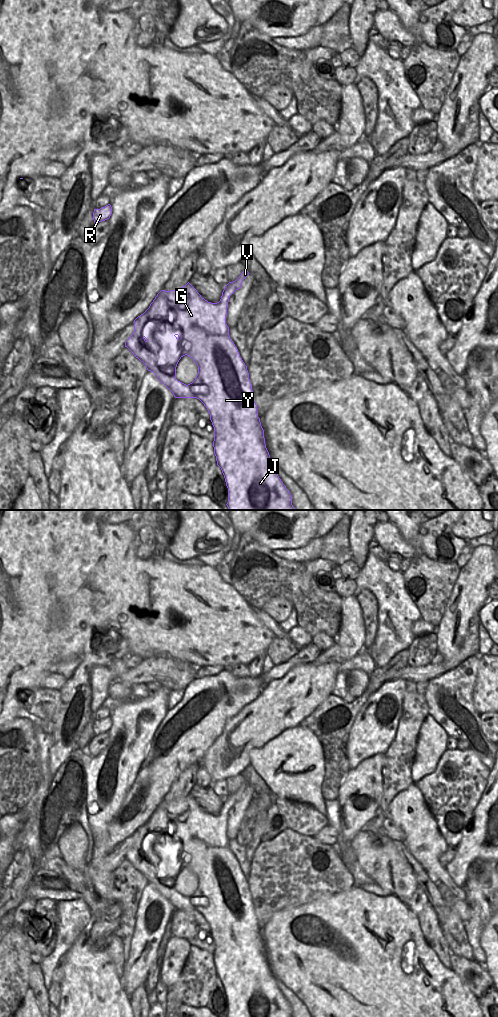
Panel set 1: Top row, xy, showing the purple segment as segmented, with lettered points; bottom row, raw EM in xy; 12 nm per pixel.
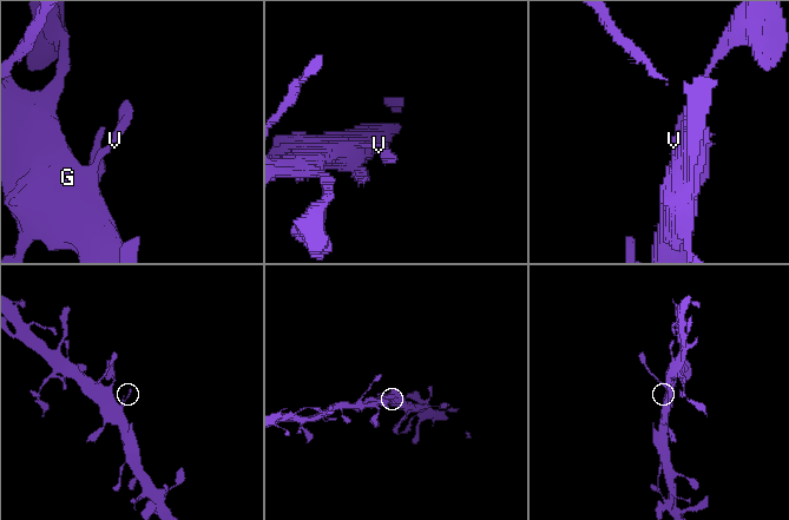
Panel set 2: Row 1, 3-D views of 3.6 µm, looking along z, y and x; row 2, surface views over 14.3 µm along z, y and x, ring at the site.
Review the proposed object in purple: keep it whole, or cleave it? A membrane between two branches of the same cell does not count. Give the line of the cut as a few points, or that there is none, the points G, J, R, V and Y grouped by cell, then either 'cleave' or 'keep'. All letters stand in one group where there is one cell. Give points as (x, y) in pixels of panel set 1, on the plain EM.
no cut; G J R V Y; keep

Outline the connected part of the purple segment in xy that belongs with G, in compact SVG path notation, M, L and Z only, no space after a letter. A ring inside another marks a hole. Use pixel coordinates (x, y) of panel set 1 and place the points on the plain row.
M245 781L235 793L229 794L217 815L202 810L189 794L177 802L161 802L149 820L134 832L134 844L125 854L125 859L145 876L148 883L155 886L175 910L197 910L207 920L214 939L214 966L228 1000L226 1017L292 1017L292 1008L279 990L266 960L264 942L258 929L247 878L230 850L226 836L229 810L241 800L243 792L249 786ZM185 867L192 870L198 878L195 892L188 897L176 891L177 876Z

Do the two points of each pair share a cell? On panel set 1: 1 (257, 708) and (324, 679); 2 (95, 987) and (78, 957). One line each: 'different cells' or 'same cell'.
1: same cell
2: same cell

